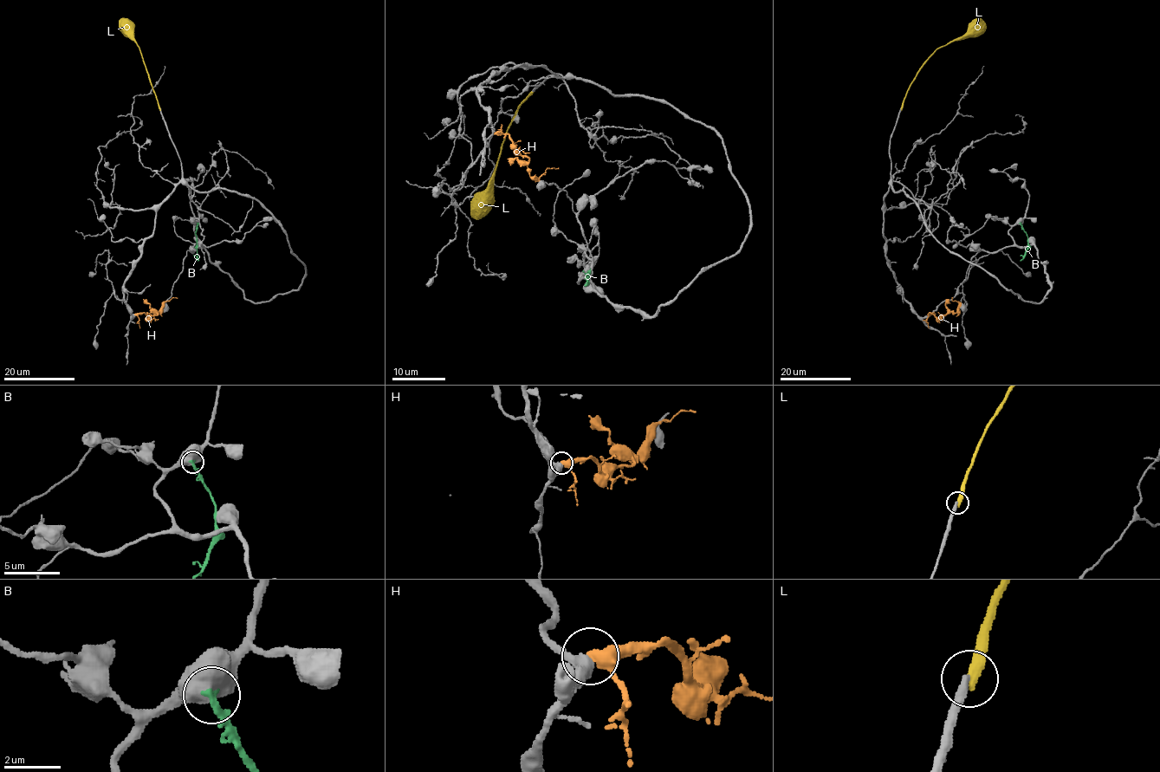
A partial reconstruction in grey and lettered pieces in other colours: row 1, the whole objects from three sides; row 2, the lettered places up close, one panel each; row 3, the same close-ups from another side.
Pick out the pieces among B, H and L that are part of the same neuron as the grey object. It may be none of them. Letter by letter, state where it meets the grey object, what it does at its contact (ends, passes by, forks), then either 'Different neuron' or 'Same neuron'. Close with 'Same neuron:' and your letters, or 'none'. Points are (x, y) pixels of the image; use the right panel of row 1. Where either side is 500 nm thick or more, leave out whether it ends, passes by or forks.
B: Touches grey at (1020, 223). Different neuron
H: Touches grey at (929, 314). It passes by. Different neuron
L: Touches grey at (901, 108). It ends there. Same neuron
Same neuron: L

